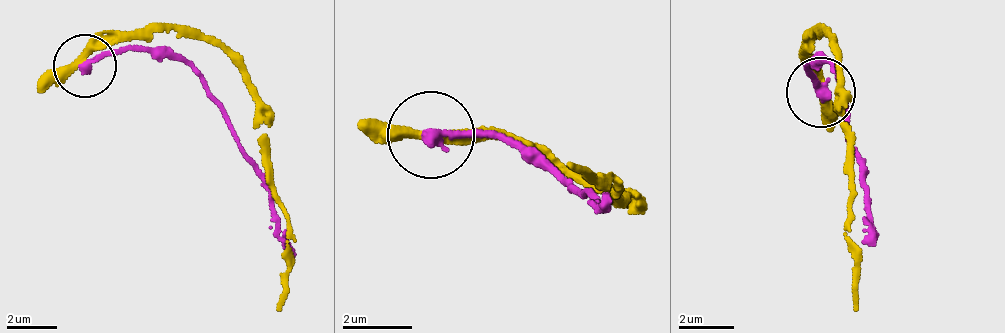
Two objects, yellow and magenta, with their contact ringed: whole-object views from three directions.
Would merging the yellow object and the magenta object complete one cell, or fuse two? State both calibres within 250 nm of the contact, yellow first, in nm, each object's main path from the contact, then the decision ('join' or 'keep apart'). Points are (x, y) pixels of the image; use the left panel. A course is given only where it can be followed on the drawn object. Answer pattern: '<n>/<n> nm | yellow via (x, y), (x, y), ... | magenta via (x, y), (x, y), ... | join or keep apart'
300/320 nm | yellow via (84, 61), (171, 28), (214, 43), (245, 77), (267, 188), (287, 219), (288, 300), (275, 311) | magenta via (84, 67), (138, 52), (175, 55), (198, 76), (272, 198), (272, 235), (294, 261) | keep apart

